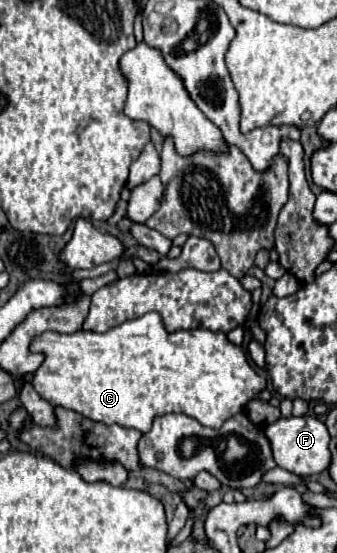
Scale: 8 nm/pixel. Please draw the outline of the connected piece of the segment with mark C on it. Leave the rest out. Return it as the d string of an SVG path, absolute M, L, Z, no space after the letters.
M157 312L127 320L103 334L89 330L79 330L75 334L43 332L31 340L31 352L43 352L45 360L33 374L25 374L25 382L29 382L47 402L73 410L95 422L119 424L139 432L149 432L153 418L169 412L181 412L203 426L219 428L229 416L241 412L245 404L265 388L265 378L249 366L245 352L231 344L223 332L201 328L193 332L167 332Z

